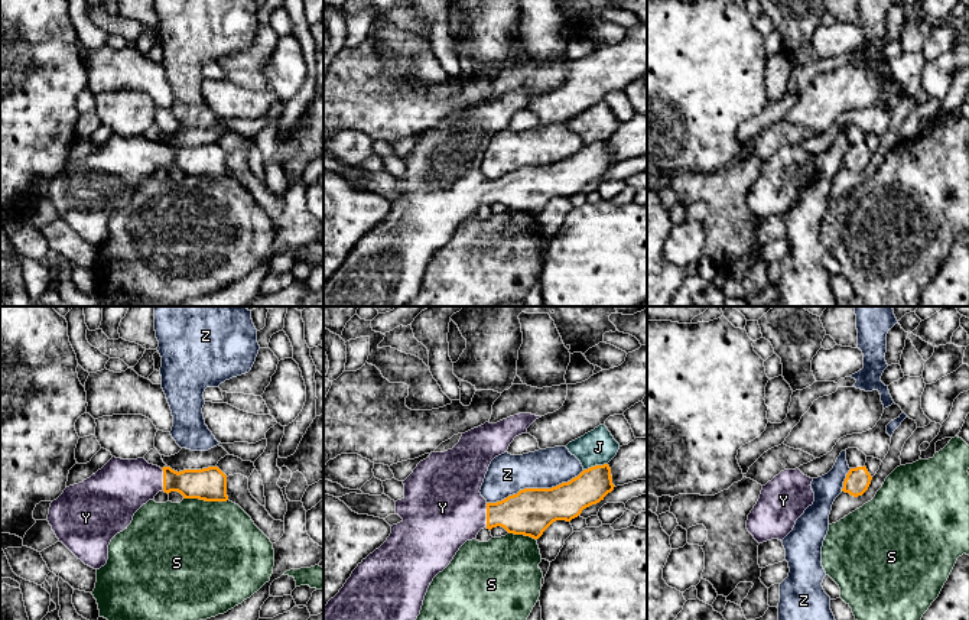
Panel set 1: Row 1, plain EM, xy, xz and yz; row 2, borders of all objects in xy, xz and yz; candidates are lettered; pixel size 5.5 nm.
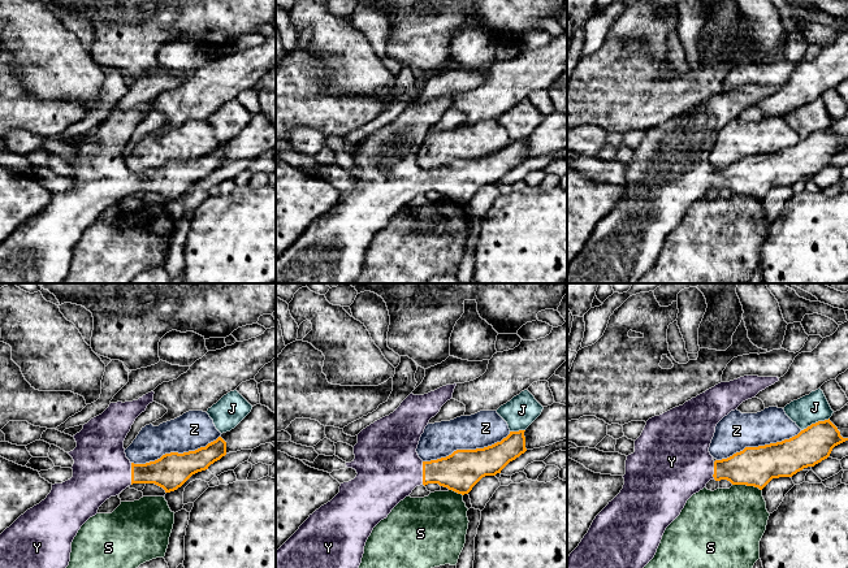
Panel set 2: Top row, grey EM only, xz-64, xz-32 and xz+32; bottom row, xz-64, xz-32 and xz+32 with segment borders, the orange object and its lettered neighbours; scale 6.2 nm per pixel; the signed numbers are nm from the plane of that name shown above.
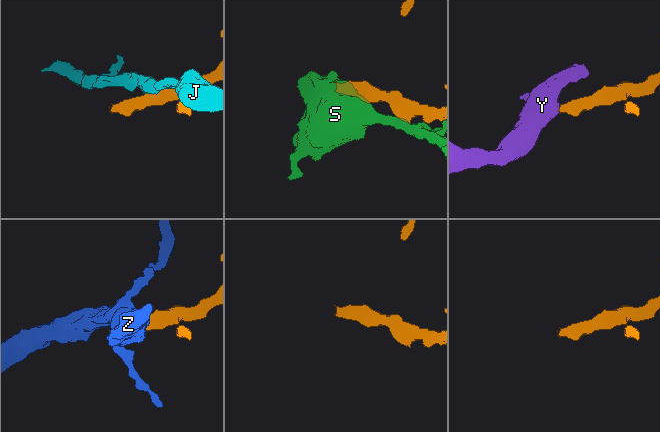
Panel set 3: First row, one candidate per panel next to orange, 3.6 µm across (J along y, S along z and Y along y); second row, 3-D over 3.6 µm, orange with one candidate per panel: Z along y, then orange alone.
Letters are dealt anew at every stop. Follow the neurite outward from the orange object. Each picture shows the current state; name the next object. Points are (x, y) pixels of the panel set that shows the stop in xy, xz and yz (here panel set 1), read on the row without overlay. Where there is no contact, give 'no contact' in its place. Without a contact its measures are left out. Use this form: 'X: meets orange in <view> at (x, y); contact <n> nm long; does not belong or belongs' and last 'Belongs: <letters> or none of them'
J: meets orange in xz at (595, 142); contact 140 nm long; does not belong
S: meets orange in xy at (205, 177); contact 240 nm long; does not belong
Y: meets orange in xz at (487, 191); contact 140 nm long; belongs
Z: meets orange in xz at (535, 165); contact 550 nm long; does not belong
Belongs: Y

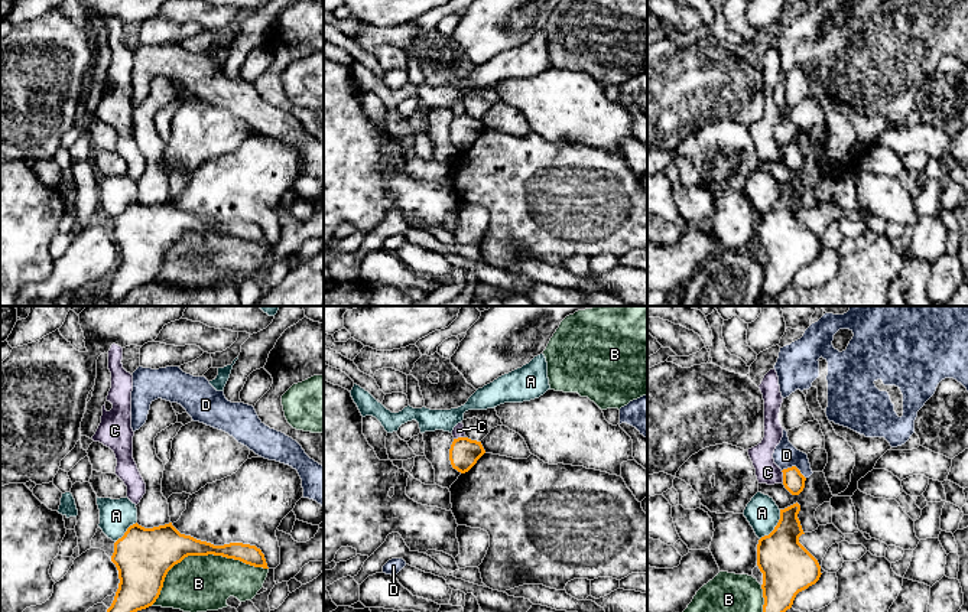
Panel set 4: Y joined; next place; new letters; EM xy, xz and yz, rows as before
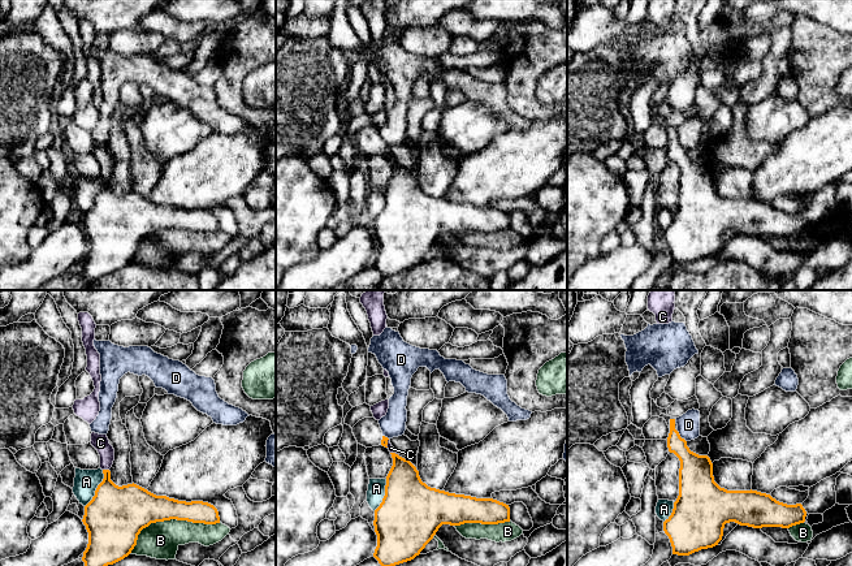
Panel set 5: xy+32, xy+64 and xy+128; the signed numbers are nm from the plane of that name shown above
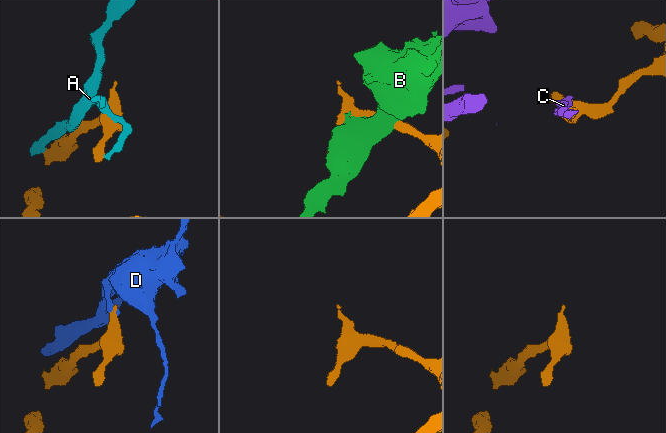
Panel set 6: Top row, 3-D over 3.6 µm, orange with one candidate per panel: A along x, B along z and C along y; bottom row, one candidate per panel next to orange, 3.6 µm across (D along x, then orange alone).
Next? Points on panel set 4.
A: meets orange in yz at (776, 202); contact 200 nm long; does not belong
B: meets orange in xy at (201, 231); contact 700 nm long; does not belong
C: meets orange in xz at (460, 114); contact 70 nm long; does not belong
D: meets orange in yz at (795, 143); contact 140 nm long; does not belong
Belongs: none of them

